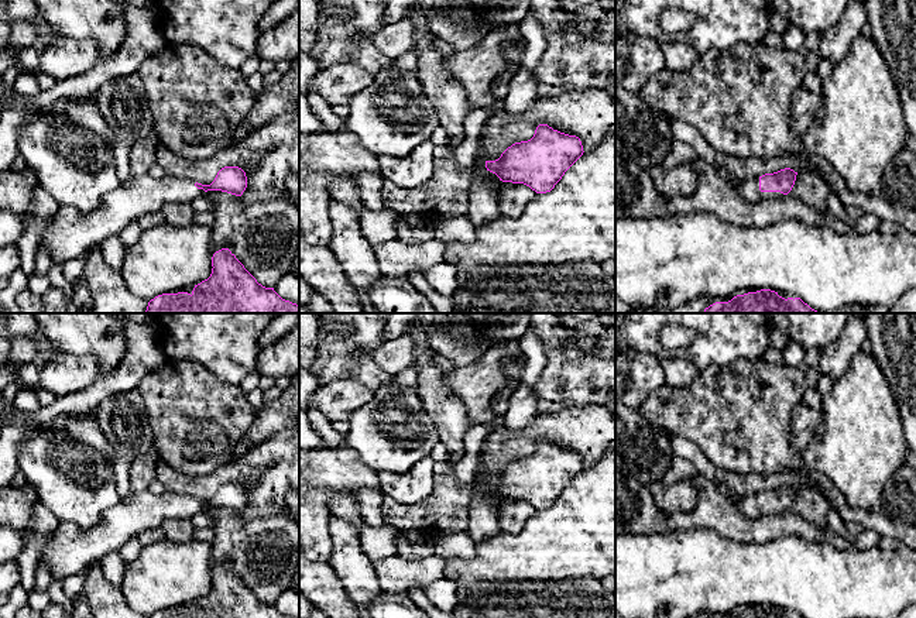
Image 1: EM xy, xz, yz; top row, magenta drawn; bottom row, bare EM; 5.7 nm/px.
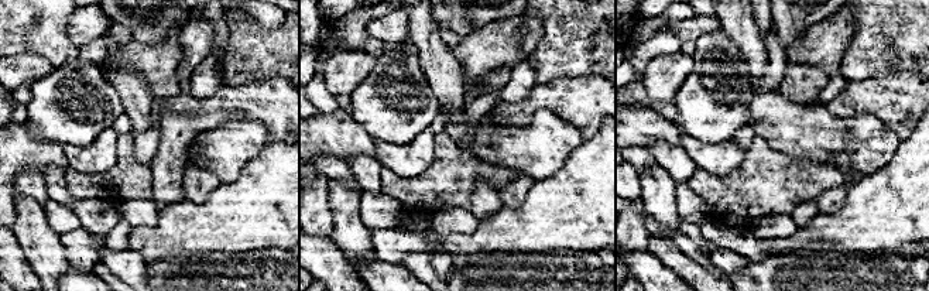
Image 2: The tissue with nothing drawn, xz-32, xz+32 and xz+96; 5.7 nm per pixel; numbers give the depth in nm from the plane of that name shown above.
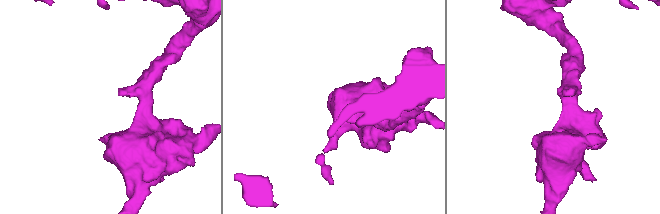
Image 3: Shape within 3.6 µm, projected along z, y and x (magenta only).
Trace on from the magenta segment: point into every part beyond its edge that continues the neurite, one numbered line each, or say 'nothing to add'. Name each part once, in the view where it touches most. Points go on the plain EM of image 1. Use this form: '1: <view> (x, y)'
1: yz (748, 505)

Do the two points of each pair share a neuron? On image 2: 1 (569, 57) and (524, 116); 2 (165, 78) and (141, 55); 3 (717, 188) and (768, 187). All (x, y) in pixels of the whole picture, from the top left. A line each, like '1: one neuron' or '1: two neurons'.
1: two neurons
2: one neuron
3: one neuron

